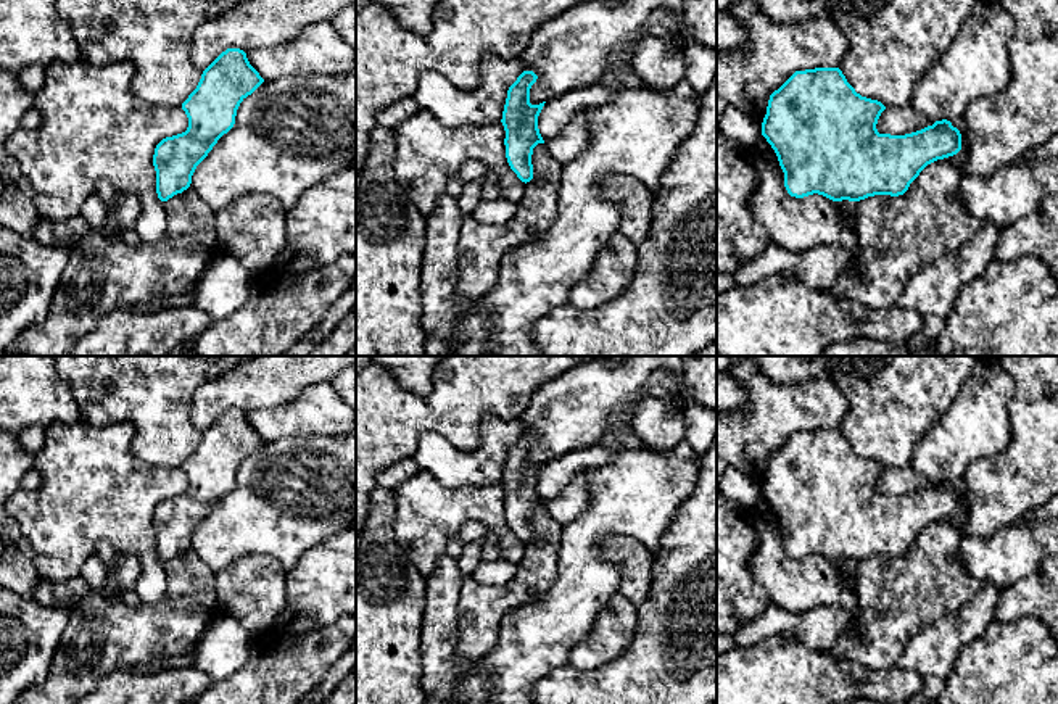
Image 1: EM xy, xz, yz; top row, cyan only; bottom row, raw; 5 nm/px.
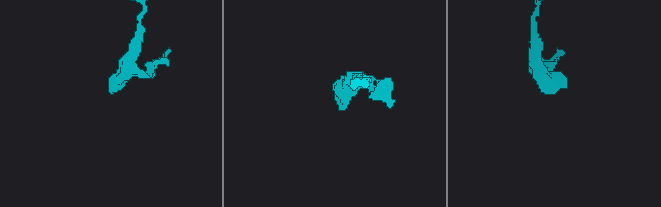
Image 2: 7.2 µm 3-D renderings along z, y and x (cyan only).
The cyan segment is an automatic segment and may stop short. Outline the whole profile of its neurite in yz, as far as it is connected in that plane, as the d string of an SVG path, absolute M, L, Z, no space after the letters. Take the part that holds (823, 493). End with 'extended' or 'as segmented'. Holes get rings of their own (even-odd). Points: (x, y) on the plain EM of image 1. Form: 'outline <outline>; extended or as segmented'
outline M839 429L796 432L770 456L762 483L762 496L778 517L787 554L796 559L818 554L833 562L860 562L874 556L899 557L928 525L961 511L961 495L947 480L905 496L879 495L876 485L884 470L881 462L857 454Z; as segmented

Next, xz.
outline M523 432L509 448L502 472L502 487L506 491L506 519L510 530L522 543L533 540L531 516L538 504L544 504L539 490L538 477L546 462L539 466L530 464L530 449L538 437L533 432Z; as segmented

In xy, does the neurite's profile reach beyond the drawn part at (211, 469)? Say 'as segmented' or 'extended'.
as segmented

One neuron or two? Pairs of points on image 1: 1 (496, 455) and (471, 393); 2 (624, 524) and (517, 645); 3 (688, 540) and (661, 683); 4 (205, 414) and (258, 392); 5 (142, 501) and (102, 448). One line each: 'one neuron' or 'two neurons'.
1: two neurons
2: one neuron
3: one neuron
4: one neuron
5: one neuron

